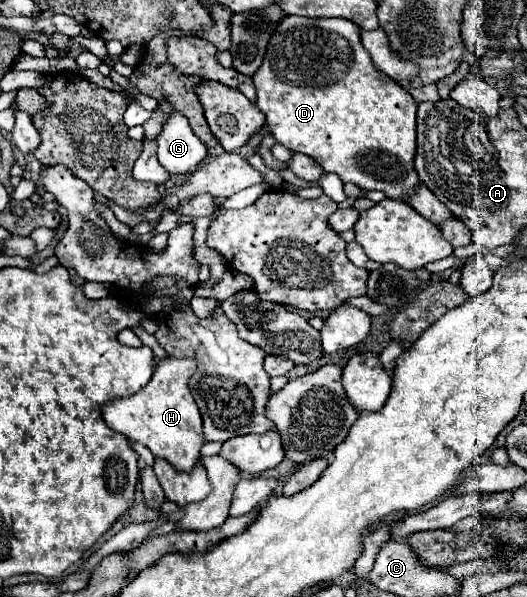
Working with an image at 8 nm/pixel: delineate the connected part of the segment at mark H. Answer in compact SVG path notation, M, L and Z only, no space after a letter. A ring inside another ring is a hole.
M166 356L158 360L152 380L142 390L138 390L132 396L114 398L112 402L106 402L102 406L102 416L106 424L112 430L122 432L130 440L144 444L154 456L168 460L176 470L188 472L200 458L200 448L204 444L204 438L200 434L202 430L200 410L188 390L188 380L194 372L196 372L194 358Z

